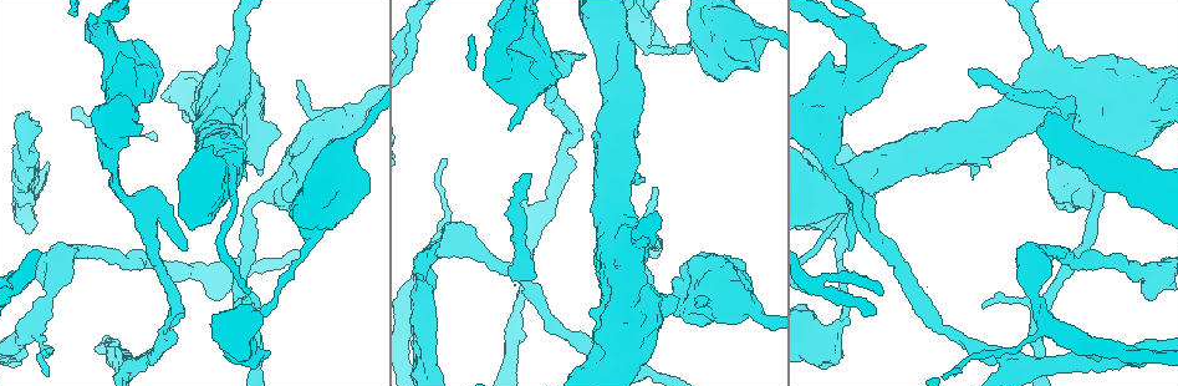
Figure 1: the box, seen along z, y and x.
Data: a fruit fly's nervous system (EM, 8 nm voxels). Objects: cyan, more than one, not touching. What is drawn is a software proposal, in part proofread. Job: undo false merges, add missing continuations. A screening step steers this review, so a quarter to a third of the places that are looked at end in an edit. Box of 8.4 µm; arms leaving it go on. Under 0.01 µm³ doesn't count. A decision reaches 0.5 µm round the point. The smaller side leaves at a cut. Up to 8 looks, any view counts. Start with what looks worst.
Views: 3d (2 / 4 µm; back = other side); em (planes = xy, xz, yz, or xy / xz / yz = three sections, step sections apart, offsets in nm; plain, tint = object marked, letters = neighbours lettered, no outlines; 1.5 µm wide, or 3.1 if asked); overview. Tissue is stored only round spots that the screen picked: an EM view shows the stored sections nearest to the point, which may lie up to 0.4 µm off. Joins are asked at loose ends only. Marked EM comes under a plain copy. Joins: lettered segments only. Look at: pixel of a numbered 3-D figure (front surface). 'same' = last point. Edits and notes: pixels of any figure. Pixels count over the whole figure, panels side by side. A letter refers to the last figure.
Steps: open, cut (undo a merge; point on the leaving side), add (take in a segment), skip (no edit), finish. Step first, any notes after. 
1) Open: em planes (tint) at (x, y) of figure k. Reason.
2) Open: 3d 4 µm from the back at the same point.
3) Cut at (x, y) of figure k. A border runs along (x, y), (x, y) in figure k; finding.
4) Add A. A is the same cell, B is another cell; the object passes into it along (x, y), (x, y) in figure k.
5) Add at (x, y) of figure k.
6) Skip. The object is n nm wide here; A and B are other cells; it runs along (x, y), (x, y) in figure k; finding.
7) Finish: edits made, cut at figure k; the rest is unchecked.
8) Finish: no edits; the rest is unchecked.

Open: em xz step 8 (tint) at (150, 208) of figure 1. Sudden change in width.

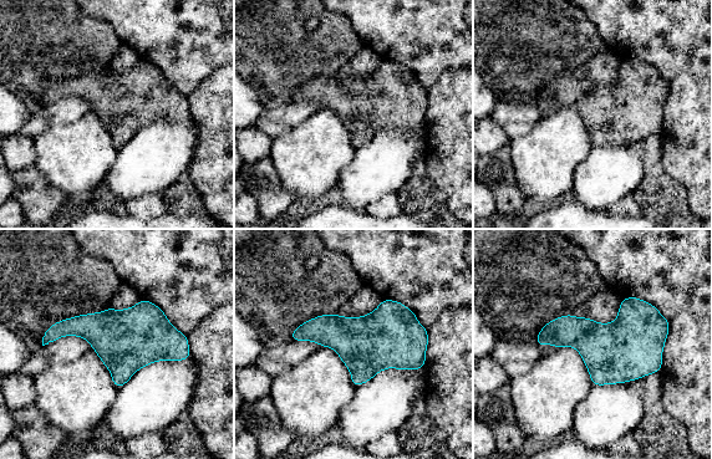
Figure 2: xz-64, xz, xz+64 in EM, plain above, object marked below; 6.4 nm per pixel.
Open: em planes (tint) at the same point.

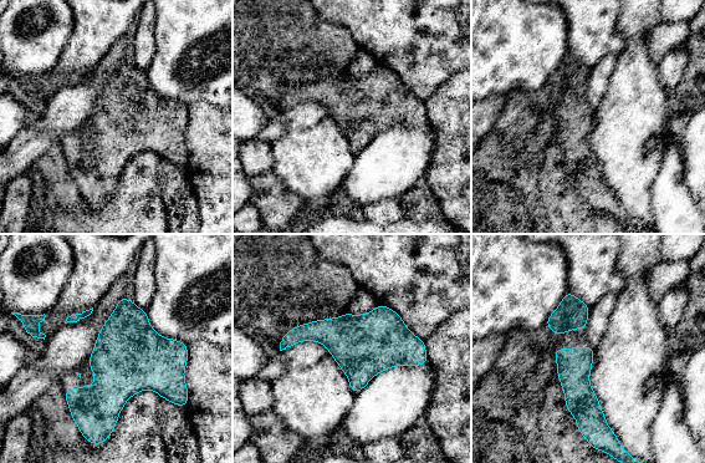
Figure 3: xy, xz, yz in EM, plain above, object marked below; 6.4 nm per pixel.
Open: em planes (letters) at the same point. What lies round it.

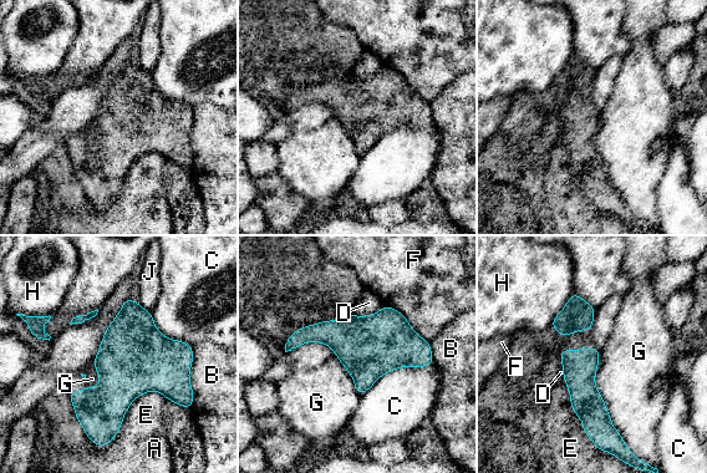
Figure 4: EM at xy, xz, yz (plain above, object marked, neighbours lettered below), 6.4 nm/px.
Skip. A, B, C, D, E, F, G, H and J are other cells; a border runs along (599, 352), (595, 386), (621, 436) in figure 4; continuous, no second neuron.

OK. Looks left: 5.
Open: em xy step 8 (tint) at (520, 270) of figure 1. An open end.

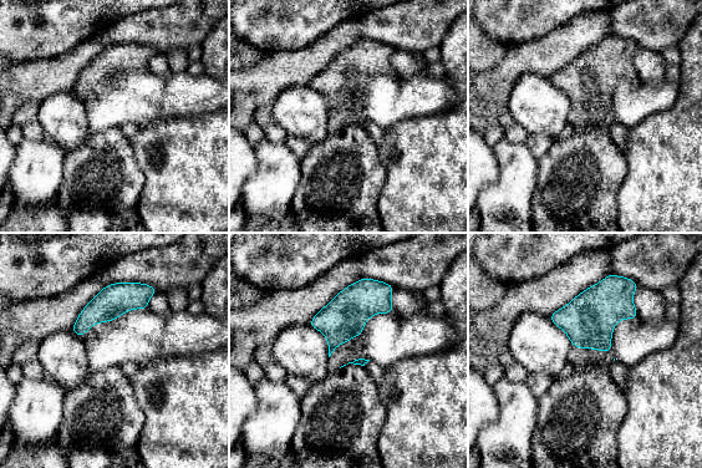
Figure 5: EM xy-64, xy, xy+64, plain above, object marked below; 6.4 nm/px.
Open: em planes (letters) at the same point. Another direction.

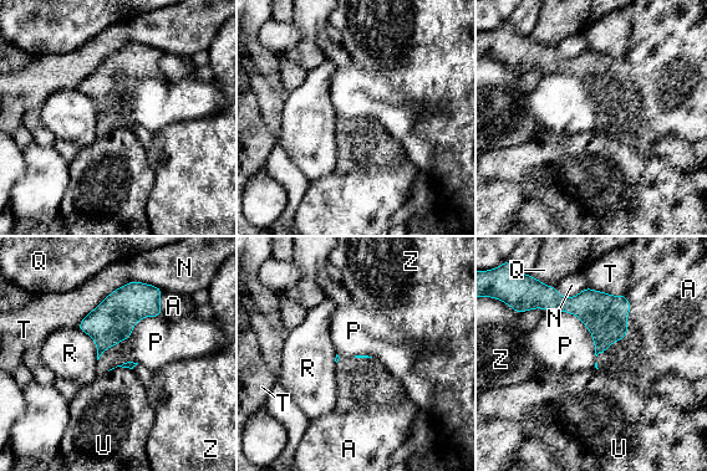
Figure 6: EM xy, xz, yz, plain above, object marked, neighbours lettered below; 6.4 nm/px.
Skip. A, N, P, Q, R, T, U and Z are other cells; no lettered segment goes on from it.

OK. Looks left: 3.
Open: em planes (letters) at (296, 83) of figure 1. An open end.

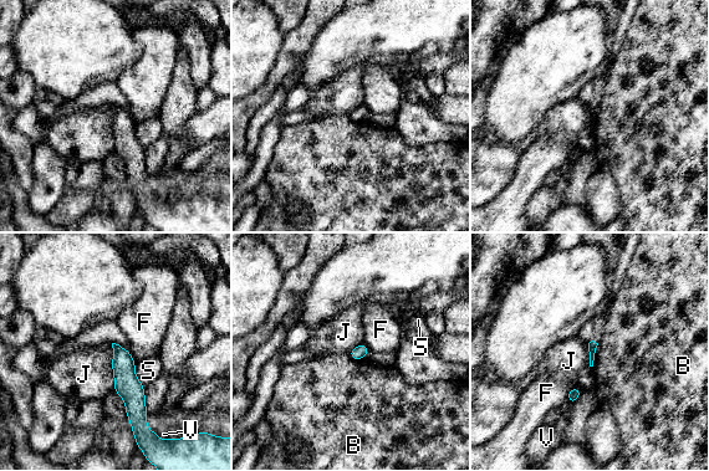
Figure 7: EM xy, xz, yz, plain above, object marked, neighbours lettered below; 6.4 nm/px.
Skip. B, F, J, S and V are other cells; a border runs along (111, 344), (113, 389) in figure 7; no lettered segment goes on from it.

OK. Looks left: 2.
Finish: no edits; the rest is unchecked.

